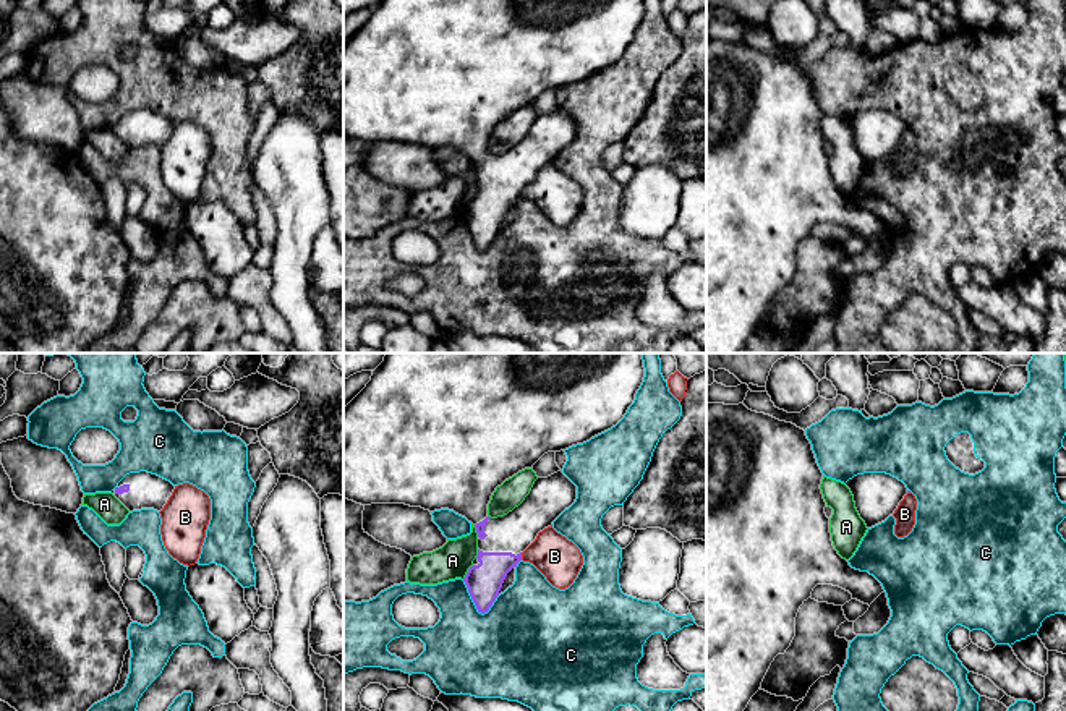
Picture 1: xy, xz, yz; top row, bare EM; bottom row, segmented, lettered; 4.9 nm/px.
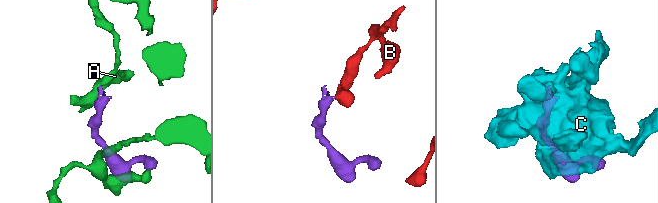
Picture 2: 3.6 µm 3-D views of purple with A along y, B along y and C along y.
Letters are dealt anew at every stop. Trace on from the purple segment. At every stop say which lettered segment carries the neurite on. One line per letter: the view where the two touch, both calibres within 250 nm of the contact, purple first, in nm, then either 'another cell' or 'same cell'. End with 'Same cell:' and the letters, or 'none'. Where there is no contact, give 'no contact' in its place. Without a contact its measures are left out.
A: contact in xz; calibres 180 and 180 nm; another cell
B: contact in xz; calibres 180 and 220 nm; another cell
C: contact in xz; calibres 180 and 380 nm; another cell
Same cell: none

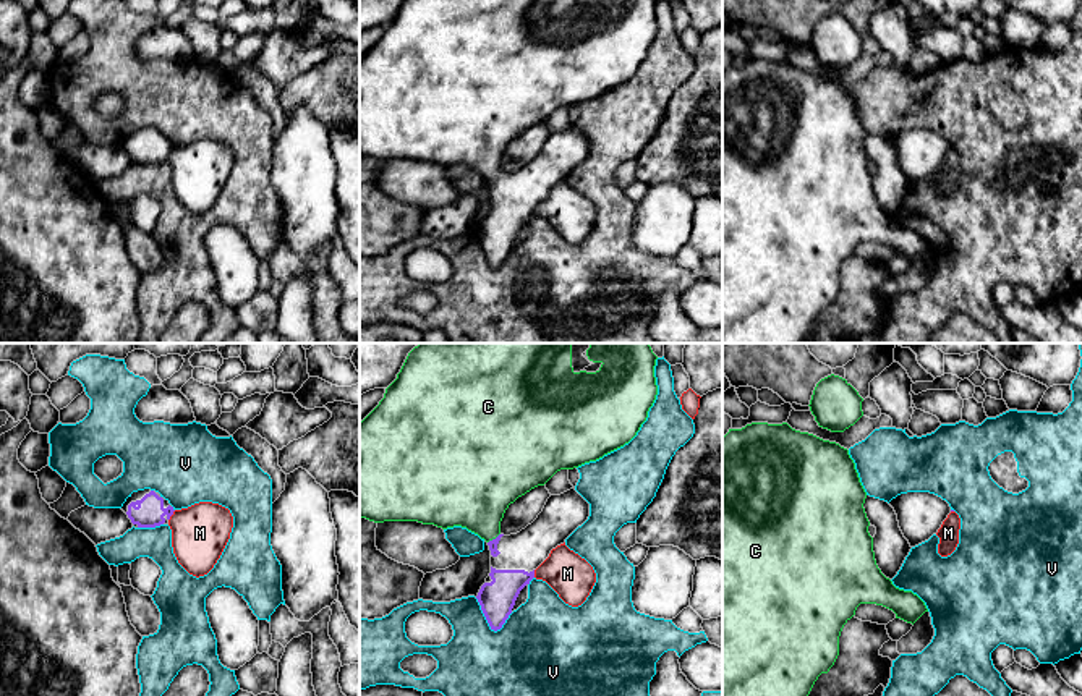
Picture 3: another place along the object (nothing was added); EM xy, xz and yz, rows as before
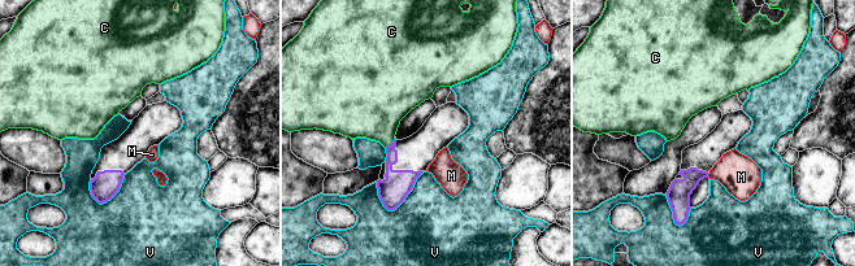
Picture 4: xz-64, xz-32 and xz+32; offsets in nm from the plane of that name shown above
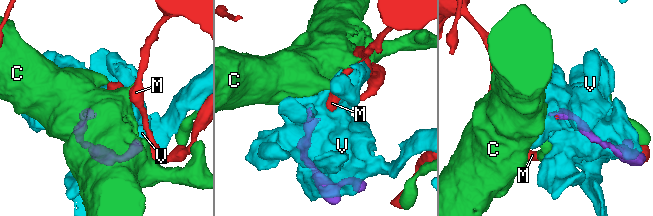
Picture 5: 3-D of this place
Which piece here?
C: contact in xz; calibres 50 and 360 nm; same cell
M: contact in xy; calibres 140 and 280 nm; another cell
V: contact in xz; calibres 180 and 380 nm; another cell
Same cell: C

